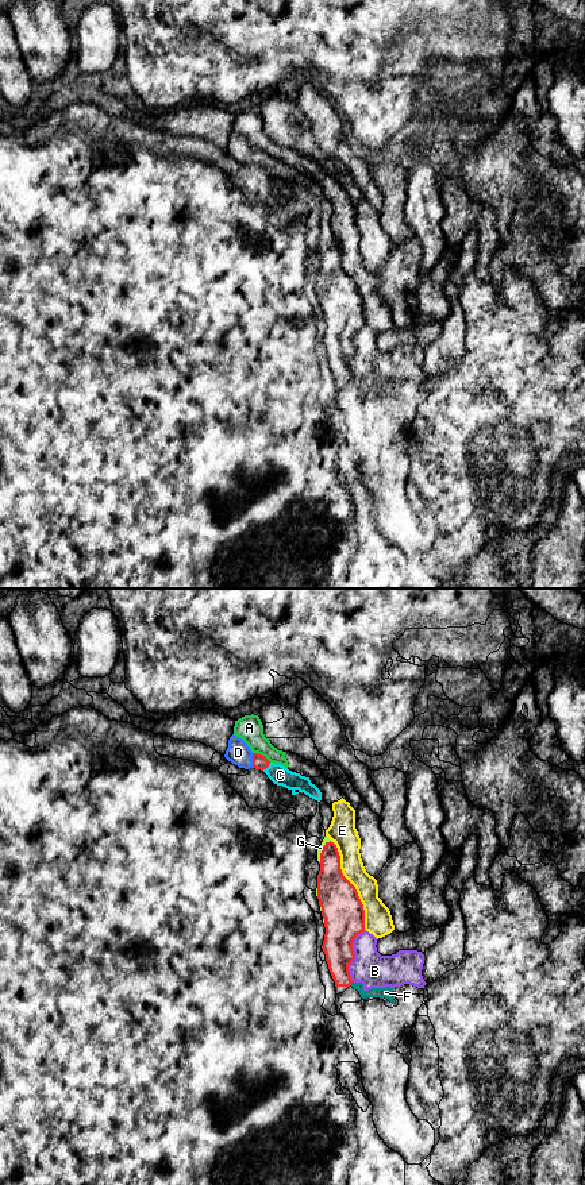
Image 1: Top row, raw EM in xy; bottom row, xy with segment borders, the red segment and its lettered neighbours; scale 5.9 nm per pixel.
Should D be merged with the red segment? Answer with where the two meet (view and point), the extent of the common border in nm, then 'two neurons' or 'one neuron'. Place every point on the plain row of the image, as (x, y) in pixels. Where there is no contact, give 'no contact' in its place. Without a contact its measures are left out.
meets red in xy at (253, 155); contact 90 nm long; one neuron

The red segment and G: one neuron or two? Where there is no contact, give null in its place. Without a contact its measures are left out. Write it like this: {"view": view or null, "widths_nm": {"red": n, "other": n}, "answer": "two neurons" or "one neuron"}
{"view": "xy", "widths_nm": {"red": 200, "other": 30}, "answer": "one neuron"}

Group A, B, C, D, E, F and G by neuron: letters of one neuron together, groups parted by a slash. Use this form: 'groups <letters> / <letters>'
groups A E / B / C D G / F

